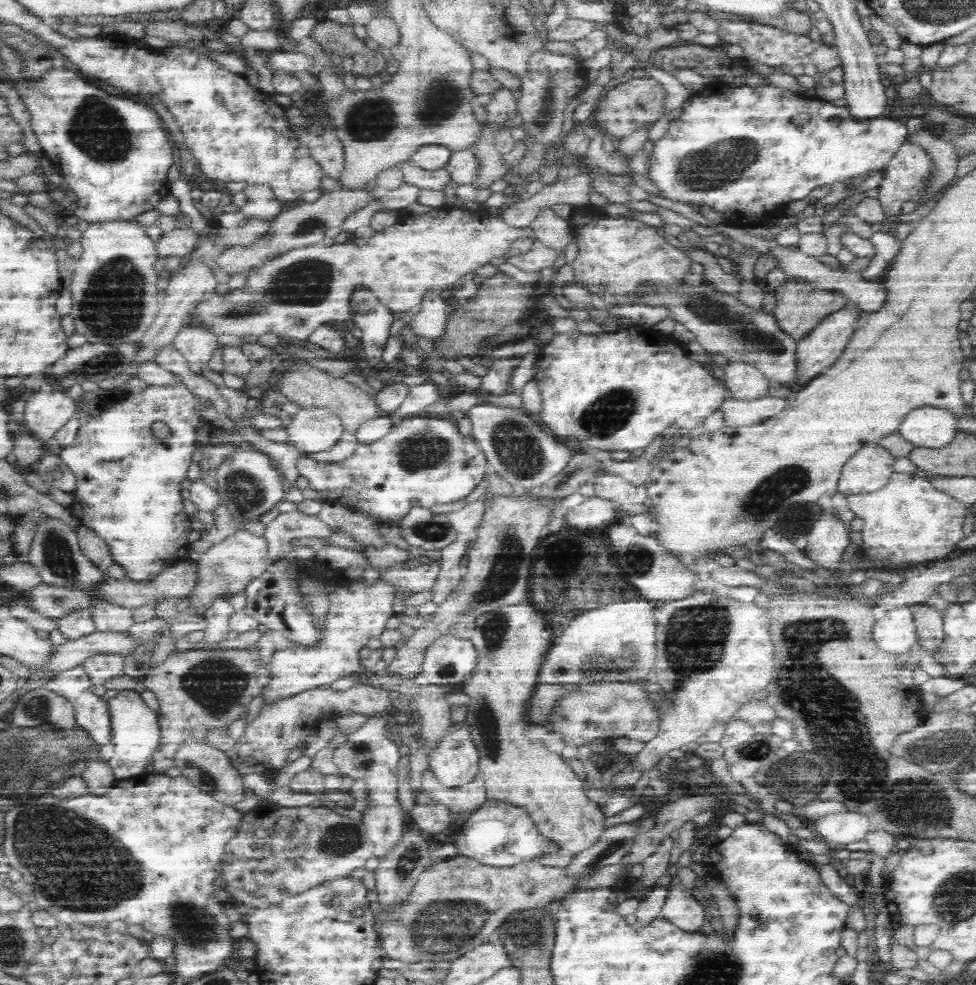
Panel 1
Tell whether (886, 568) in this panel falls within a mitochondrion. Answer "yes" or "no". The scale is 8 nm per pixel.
no

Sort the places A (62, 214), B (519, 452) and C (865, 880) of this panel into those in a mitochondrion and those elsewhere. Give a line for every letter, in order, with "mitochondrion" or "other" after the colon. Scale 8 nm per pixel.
A: other
B: mitochondrion
C: other

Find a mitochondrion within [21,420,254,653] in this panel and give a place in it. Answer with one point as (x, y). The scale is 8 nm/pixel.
(58, 558)

